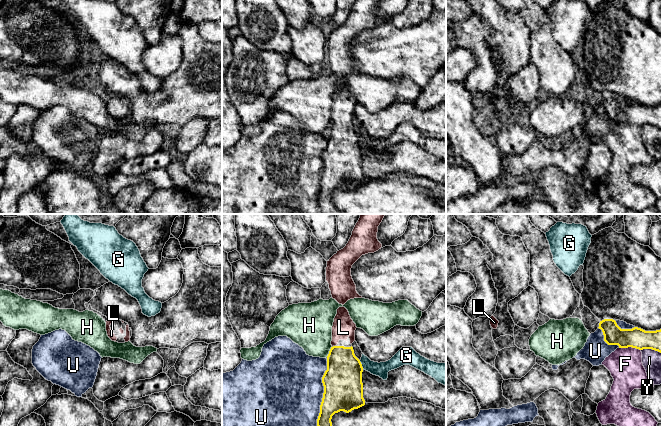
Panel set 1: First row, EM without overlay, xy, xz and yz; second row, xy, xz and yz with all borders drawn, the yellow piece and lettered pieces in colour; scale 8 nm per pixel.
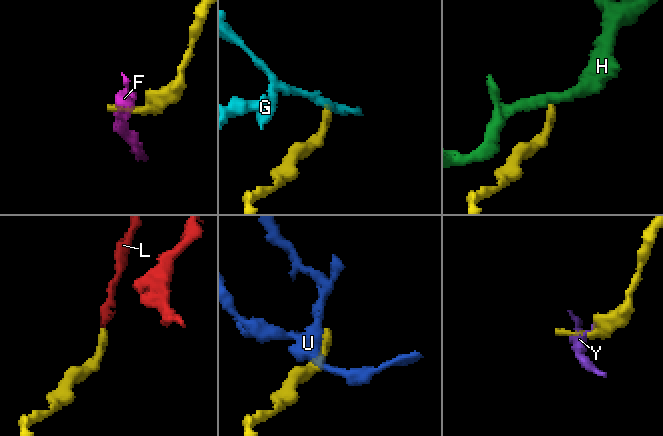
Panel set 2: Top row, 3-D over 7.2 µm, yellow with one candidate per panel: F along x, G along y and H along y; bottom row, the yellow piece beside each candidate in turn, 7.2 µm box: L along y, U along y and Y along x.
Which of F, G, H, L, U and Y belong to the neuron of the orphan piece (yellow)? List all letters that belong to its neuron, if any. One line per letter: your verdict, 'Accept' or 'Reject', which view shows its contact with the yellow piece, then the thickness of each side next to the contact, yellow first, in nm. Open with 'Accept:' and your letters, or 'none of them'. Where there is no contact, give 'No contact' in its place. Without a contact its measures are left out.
Accept: L
F: Reject. Touches yellow in yz. Thickness 160 nm (yellow) against 280 nm
G: Reject. Touches yellow in xz. Thickness 320 nm (yellow) against 120 nm
H: Reject. Touches yellow in xz. Thickness 320 nm (yellow) against 340 nm
L: Accept. Touches yellow in xz. Thickness 280 nm (yellow) against 180 nm
U: Reject. Touches yellow in xz. Thickness 320 nm (yellow) against 480 nm
Y: Reject. Touches yellow in yz. Thickness 160 nm (yellow) against 160 nm

